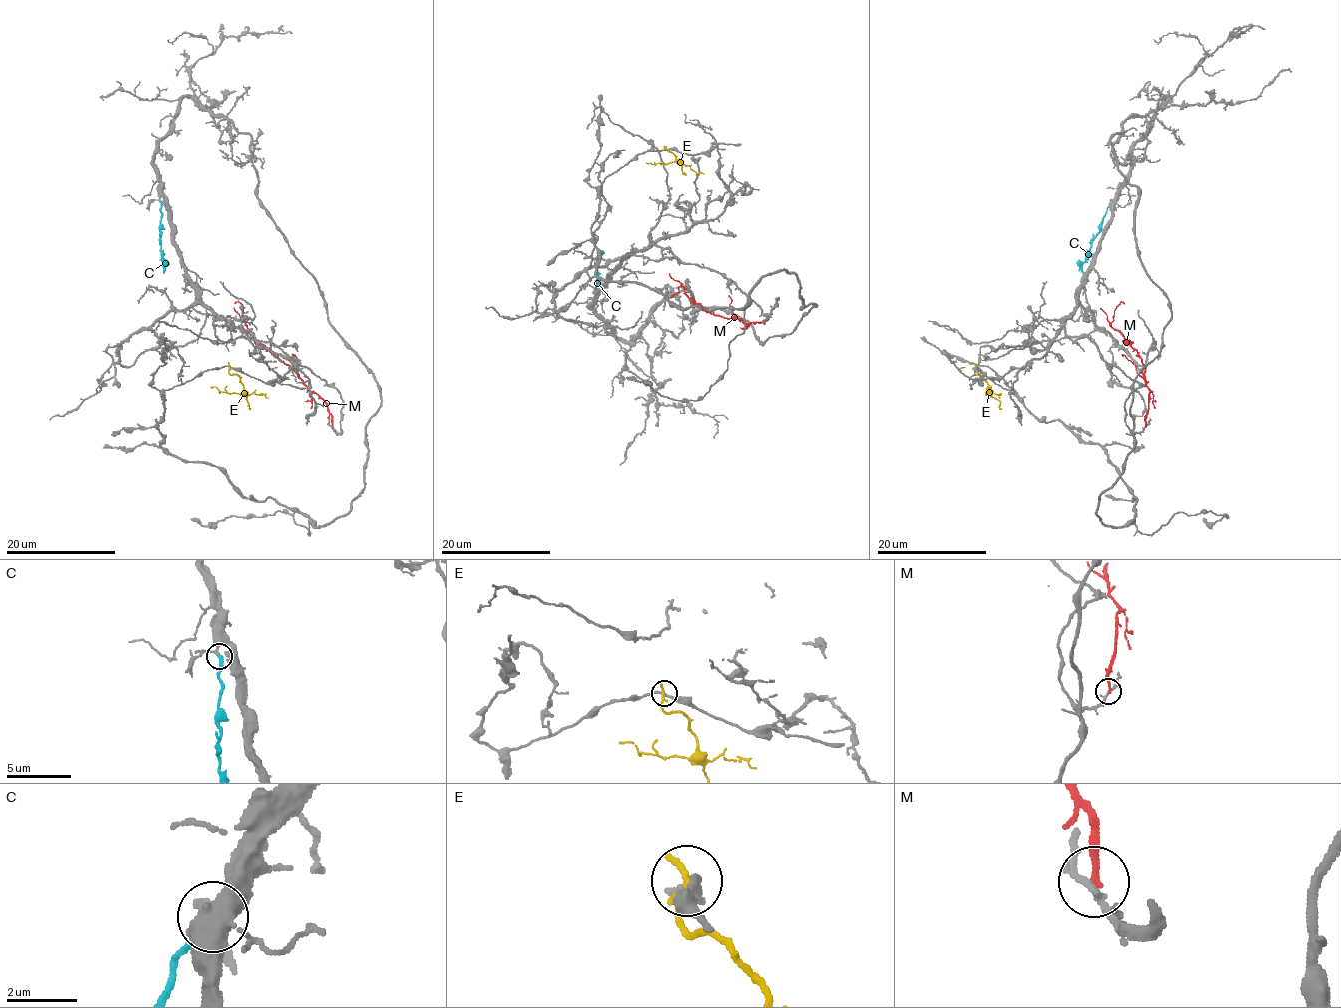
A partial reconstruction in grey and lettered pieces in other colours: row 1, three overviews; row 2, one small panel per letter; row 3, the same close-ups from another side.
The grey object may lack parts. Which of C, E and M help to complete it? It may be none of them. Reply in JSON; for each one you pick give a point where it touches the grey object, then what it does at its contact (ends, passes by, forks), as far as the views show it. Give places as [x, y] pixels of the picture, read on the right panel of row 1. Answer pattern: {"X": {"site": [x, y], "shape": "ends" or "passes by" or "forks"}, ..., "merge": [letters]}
{"C": {"site": [1112, 202], "shape": "ends"}, "merge": ["C"]}

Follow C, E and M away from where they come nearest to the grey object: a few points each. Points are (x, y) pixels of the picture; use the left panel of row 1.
C: (160, 202), (163, 273)
E: (230, 366), (228, 373), (239, 377), (243, 390), (228, 393), (215, 386), (211, 388)
M: (332, 426), (328, 405), (251, 334), (242, 314), (243, 306), (239, 302), (234, 303)

